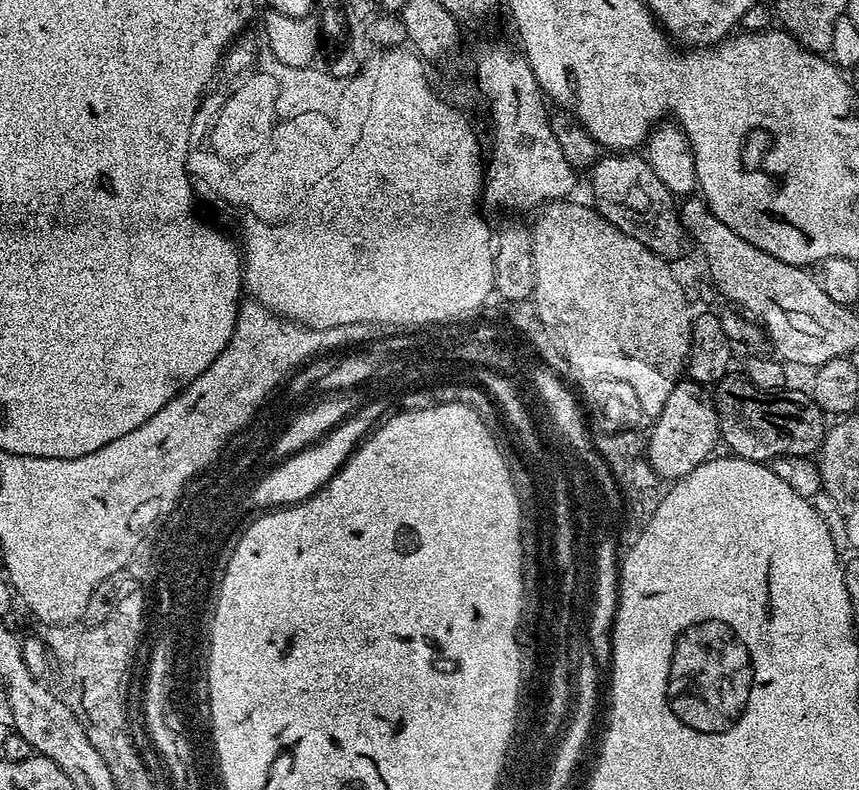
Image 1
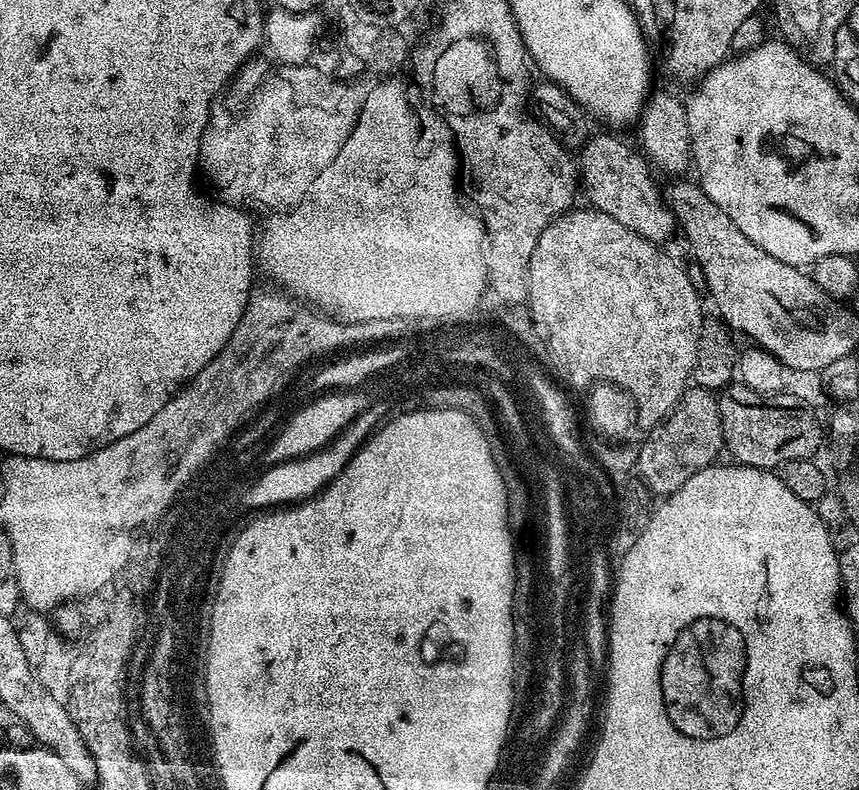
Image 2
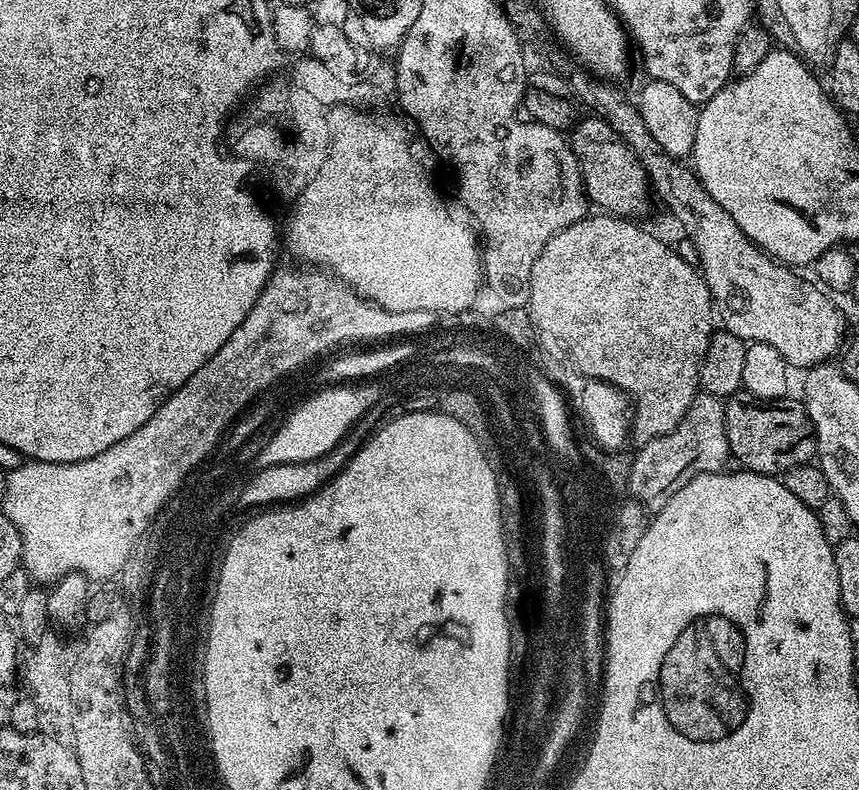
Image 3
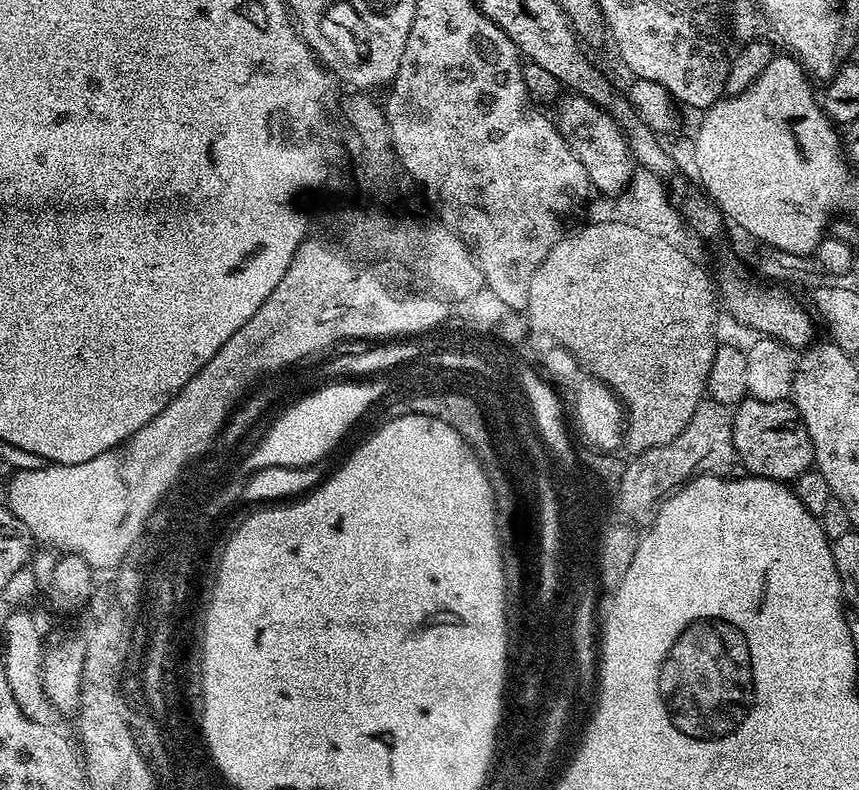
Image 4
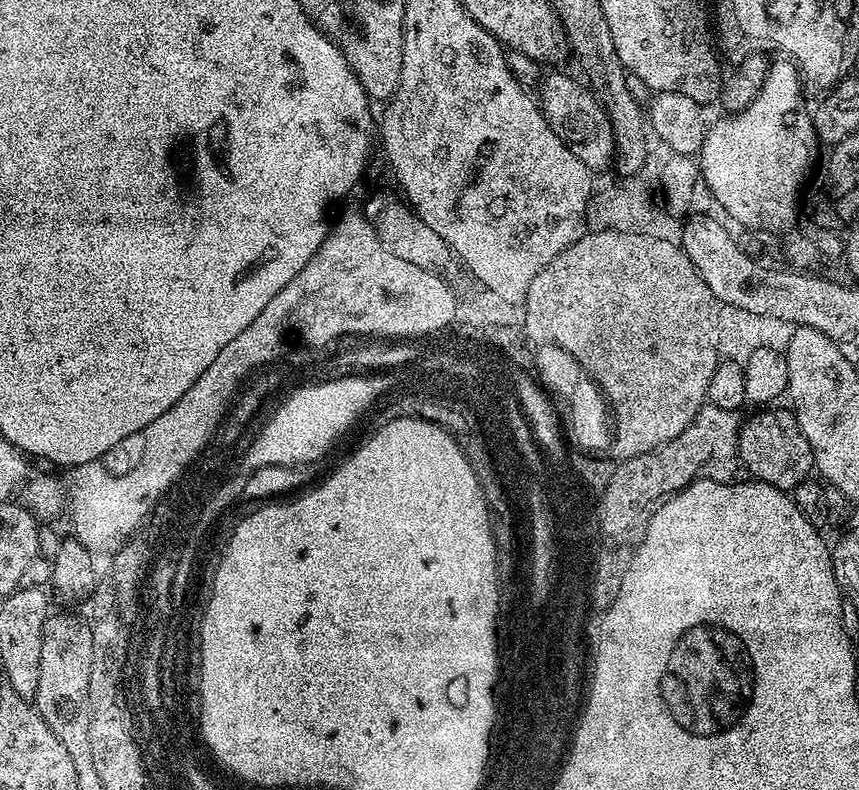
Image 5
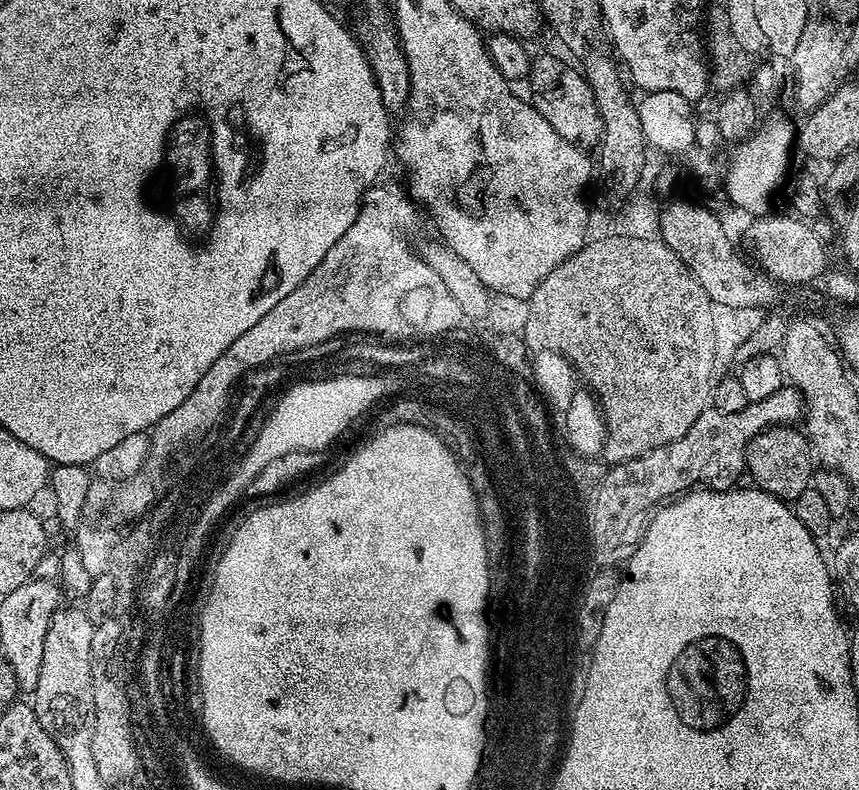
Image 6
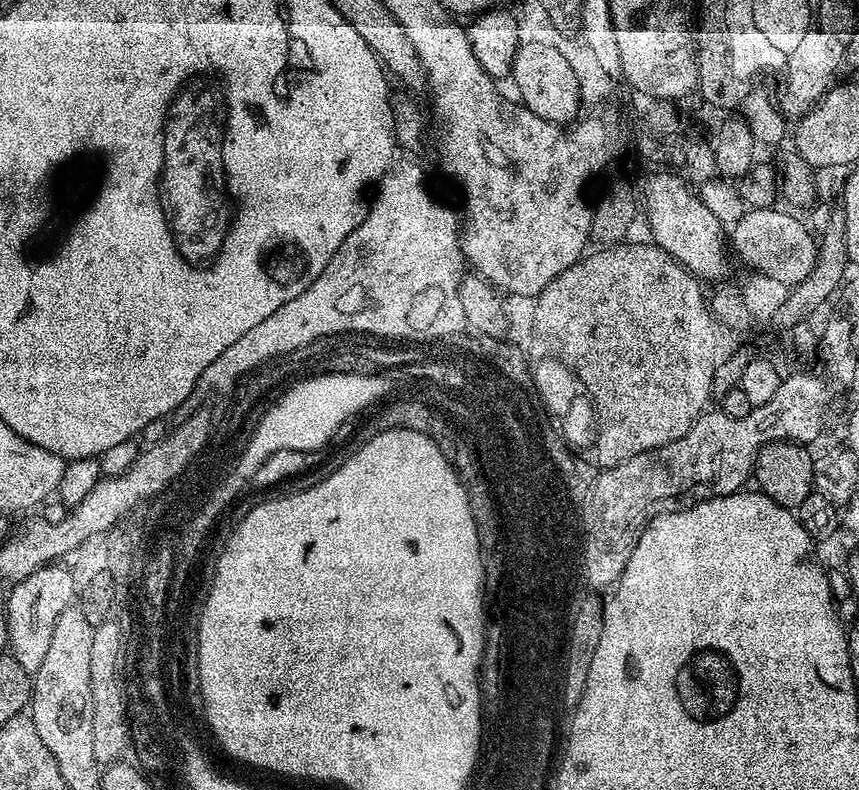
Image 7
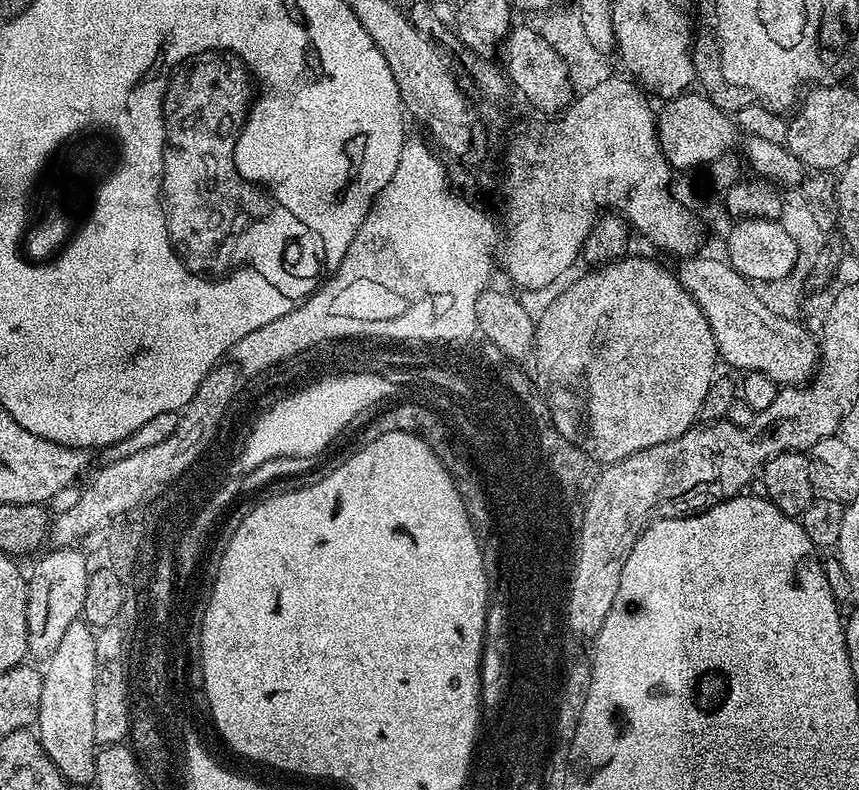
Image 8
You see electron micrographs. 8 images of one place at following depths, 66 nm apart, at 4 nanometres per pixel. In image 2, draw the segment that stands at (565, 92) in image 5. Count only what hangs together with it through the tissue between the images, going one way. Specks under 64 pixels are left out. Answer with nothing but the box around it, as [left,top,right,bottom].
[578,135,678,245]

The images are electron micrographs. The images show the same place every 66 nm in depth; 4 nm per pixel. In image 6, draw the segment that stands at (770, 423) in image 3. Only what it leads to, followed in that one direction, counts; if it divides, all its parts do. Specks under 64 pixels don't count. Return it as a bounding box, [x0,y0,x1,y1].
[744,426,814,502]

